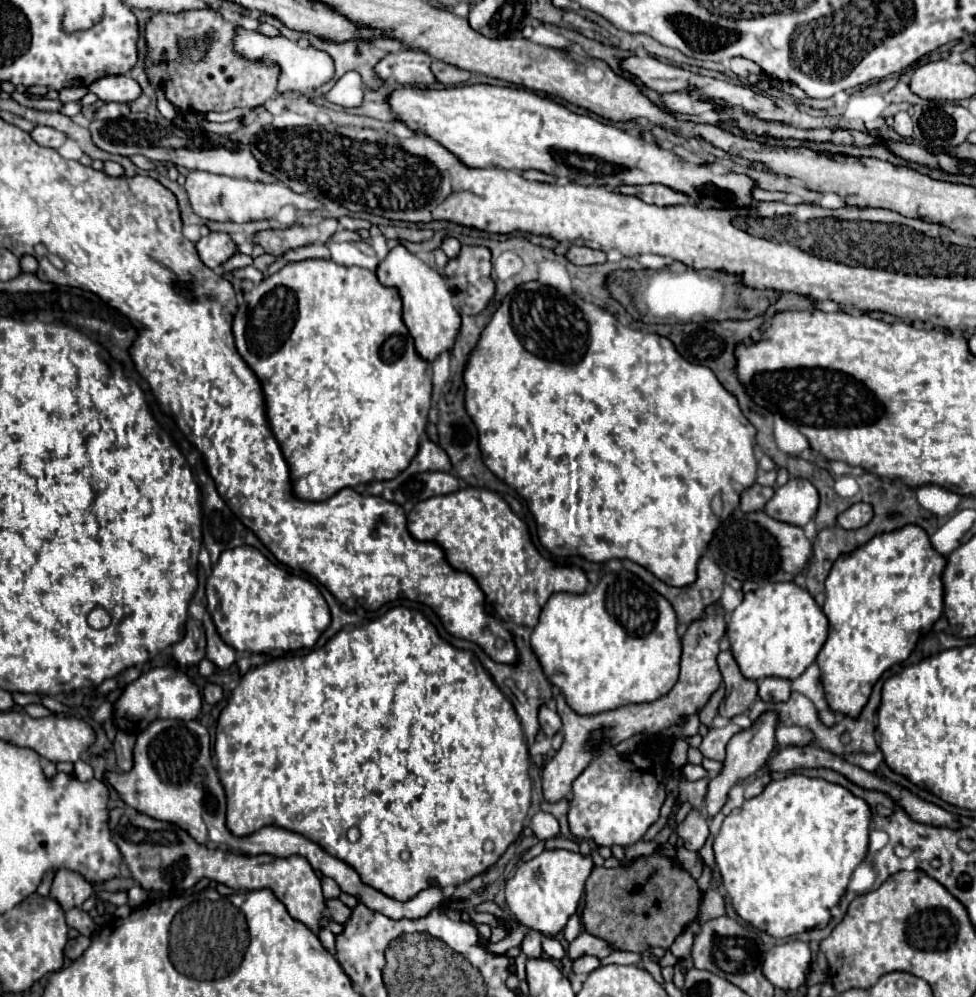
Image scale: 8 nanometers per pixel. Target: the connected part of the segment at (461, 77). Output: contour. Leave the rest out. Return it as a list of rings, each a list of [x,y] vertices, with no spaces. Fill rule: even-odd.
[[[435,61],[435,63],[431,65],[431,71],[433,71],[435,79],[441,81],[443,85],[459,85],[459,83],[469,81],[469,77],[471,77],[469,71],[457,69],[457,67],[447,65],[447,63],[441,63],[441,61]]]

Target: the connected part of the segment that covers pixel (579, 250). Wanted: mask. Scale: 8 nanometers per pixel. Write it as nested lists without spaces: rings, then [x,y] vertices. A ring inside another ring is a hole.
[[[571,245],[565,253],[565,257],[573,263],[573,265],[595,265],[595,263],[605,263],[605,253],[603,251],[595,251],[589,247],[577,247]]]

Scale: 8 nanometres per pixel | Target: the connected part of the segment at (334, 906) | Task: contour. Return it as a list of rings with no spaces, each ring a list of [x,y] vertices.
[[[329,899],[327,901],[327,911],[329,911],[331,919],[337,921],[337,923],[341,923],[341,925],[345,925],[345,921],[349,921],[351,909],[347,905],[343,905],[339,899]]]

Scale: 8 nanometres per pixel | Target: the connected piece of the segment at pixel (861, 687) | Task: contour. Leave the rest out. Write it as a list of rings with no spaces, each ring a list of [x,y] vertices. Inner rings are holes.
[[[915,525],[877,535],[861,549],[855,549],[849,555],[841,555],[835,561],[825,581],[827,597],[823,605],[823,613],[829,619],[829,637],[817,655],[821,685],[825,691],[827,705],[833,713],[859,717],[861,709],[869,701],[871,689],[877,683],[877,679],[891,665],[903,663],[915,649],[921,635],[935,625],[935,621],[943,613],[943,567],[945,557],[931,547],[927,533]]]

